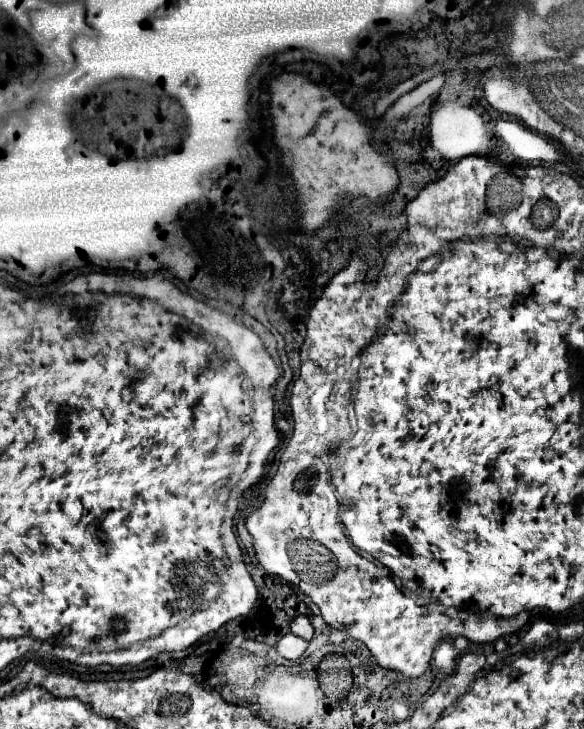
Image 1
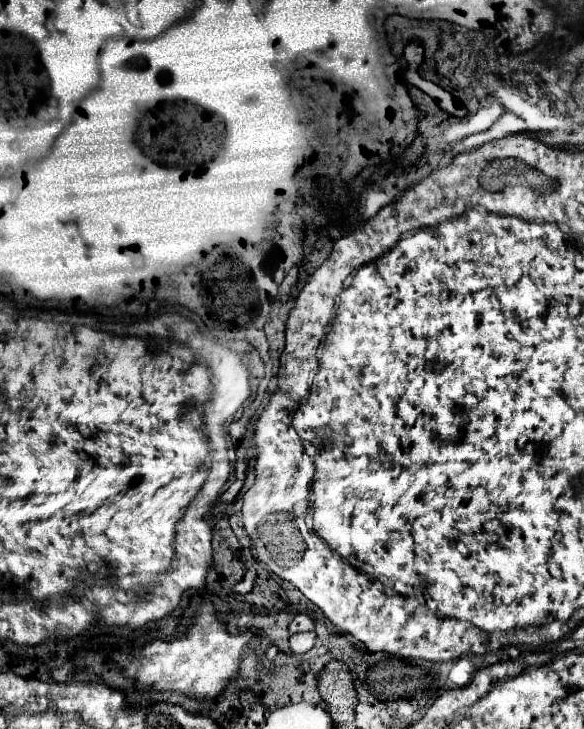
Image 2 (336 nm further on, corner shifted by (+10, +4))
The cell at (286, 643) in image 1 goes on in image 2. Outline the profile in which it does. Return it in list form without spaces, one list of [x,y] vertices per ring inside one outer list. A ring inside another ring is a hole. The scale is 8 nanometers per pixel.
[[[301,632],[301,634],[293,634],[293,636],[289,638],[291,650],[293,650],[295,654],[305,654],[305,652],[309,652],[309,650],[315,646],[315,638],[317,638],[315,632]]]

